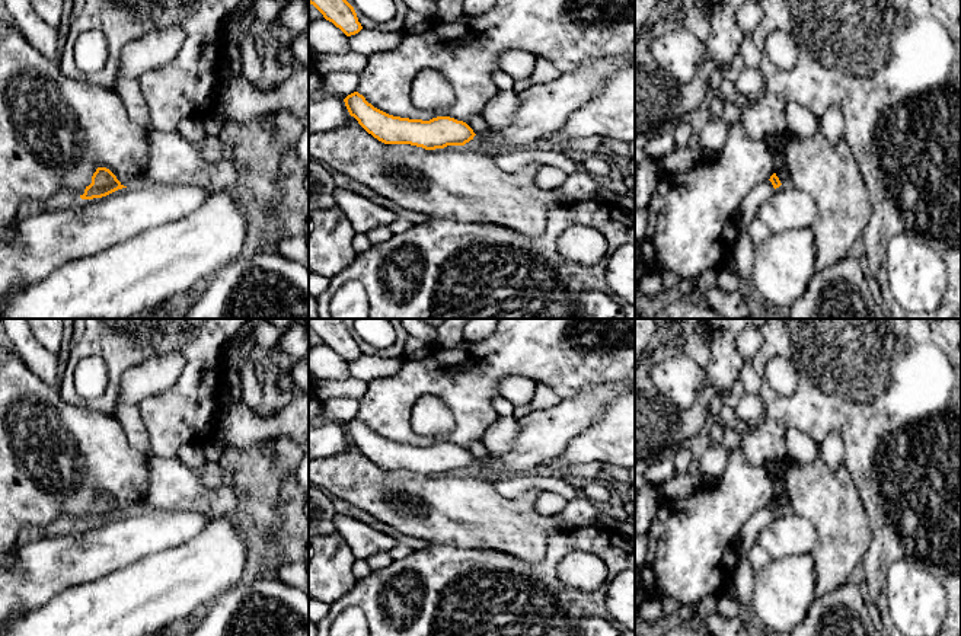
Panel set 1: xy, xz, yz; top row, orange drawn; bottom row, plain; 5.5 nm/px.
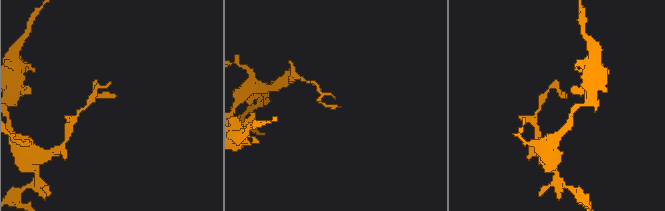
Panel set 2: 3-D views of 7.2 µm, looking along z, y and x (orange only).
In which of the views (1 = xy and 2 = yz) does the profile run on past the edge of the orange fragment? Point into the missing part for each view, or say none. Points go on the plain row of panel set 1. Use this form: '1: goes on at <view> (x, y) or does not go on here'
1: does not go on here
2: does not go on here

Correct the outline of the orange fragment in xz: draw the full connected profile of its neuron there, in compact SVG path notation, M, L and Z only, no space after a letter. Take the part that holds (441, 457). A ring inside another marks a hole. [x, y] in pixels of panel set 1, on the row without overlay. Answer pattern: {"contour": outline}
{"contour": "M354 418L345 425L351 442L374 464L384 470L411 470L425 476L464 472L476 461L463 447L437 442L430 447L389 441Z"}

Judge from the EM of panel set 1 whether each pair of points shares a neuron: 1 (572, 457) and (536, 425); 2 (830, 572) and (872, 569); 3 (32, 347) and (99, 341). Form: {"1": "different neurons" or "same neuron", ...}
{"1": "different neurons", "2": "different neurons", "3": "different neurons"}

